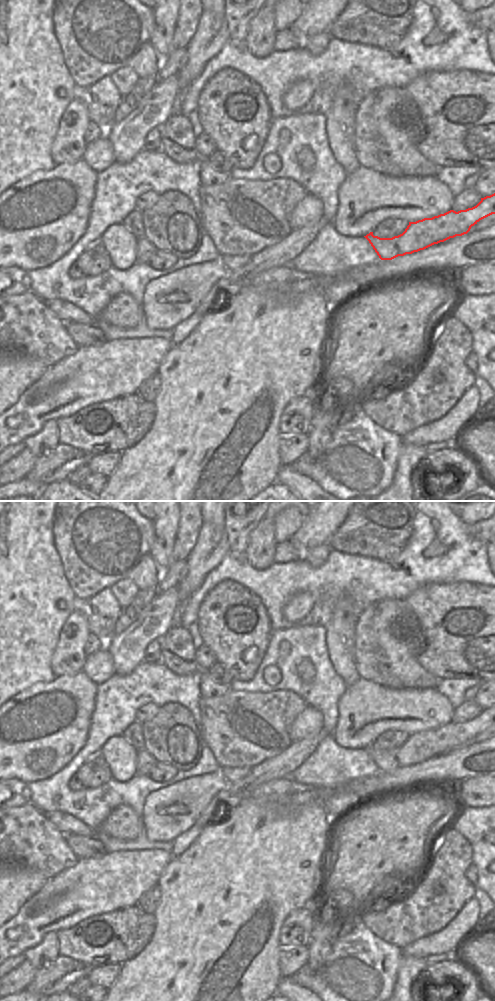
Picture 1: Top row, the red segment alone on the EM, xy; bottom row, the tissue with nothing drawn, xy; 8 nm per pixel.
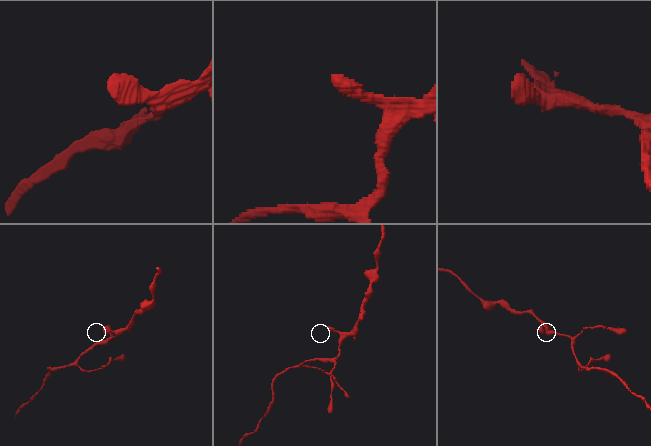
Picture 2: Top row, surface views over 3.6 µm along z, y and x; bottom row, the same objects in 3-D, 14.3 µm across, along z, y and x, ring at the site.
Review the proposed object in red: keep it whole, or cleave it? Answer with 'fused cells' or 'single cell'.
single cell

